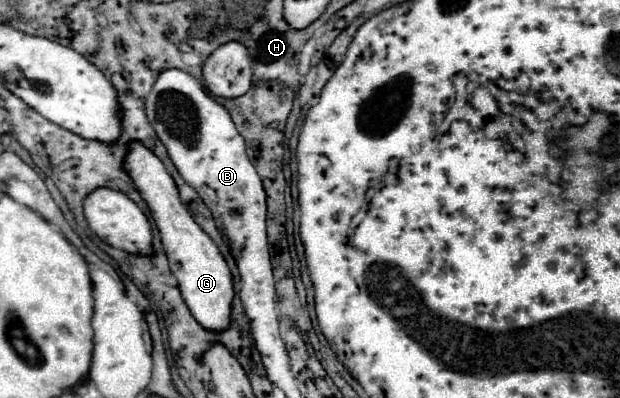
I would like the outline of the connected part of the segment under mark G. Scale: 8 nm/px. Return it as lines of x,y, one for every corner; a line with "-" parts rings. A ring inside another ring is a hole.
131,140
131,156
127,156
127,172
131,172
135,188
139,188
139,194
143,196
155,218
171,272
191,314
207,330
225,330
229,326
231,314
233,280
219,248
209,238
209,234
199,228
199,224
193,220
185,204
181,202
177,184
163,166
163,162
139,140

